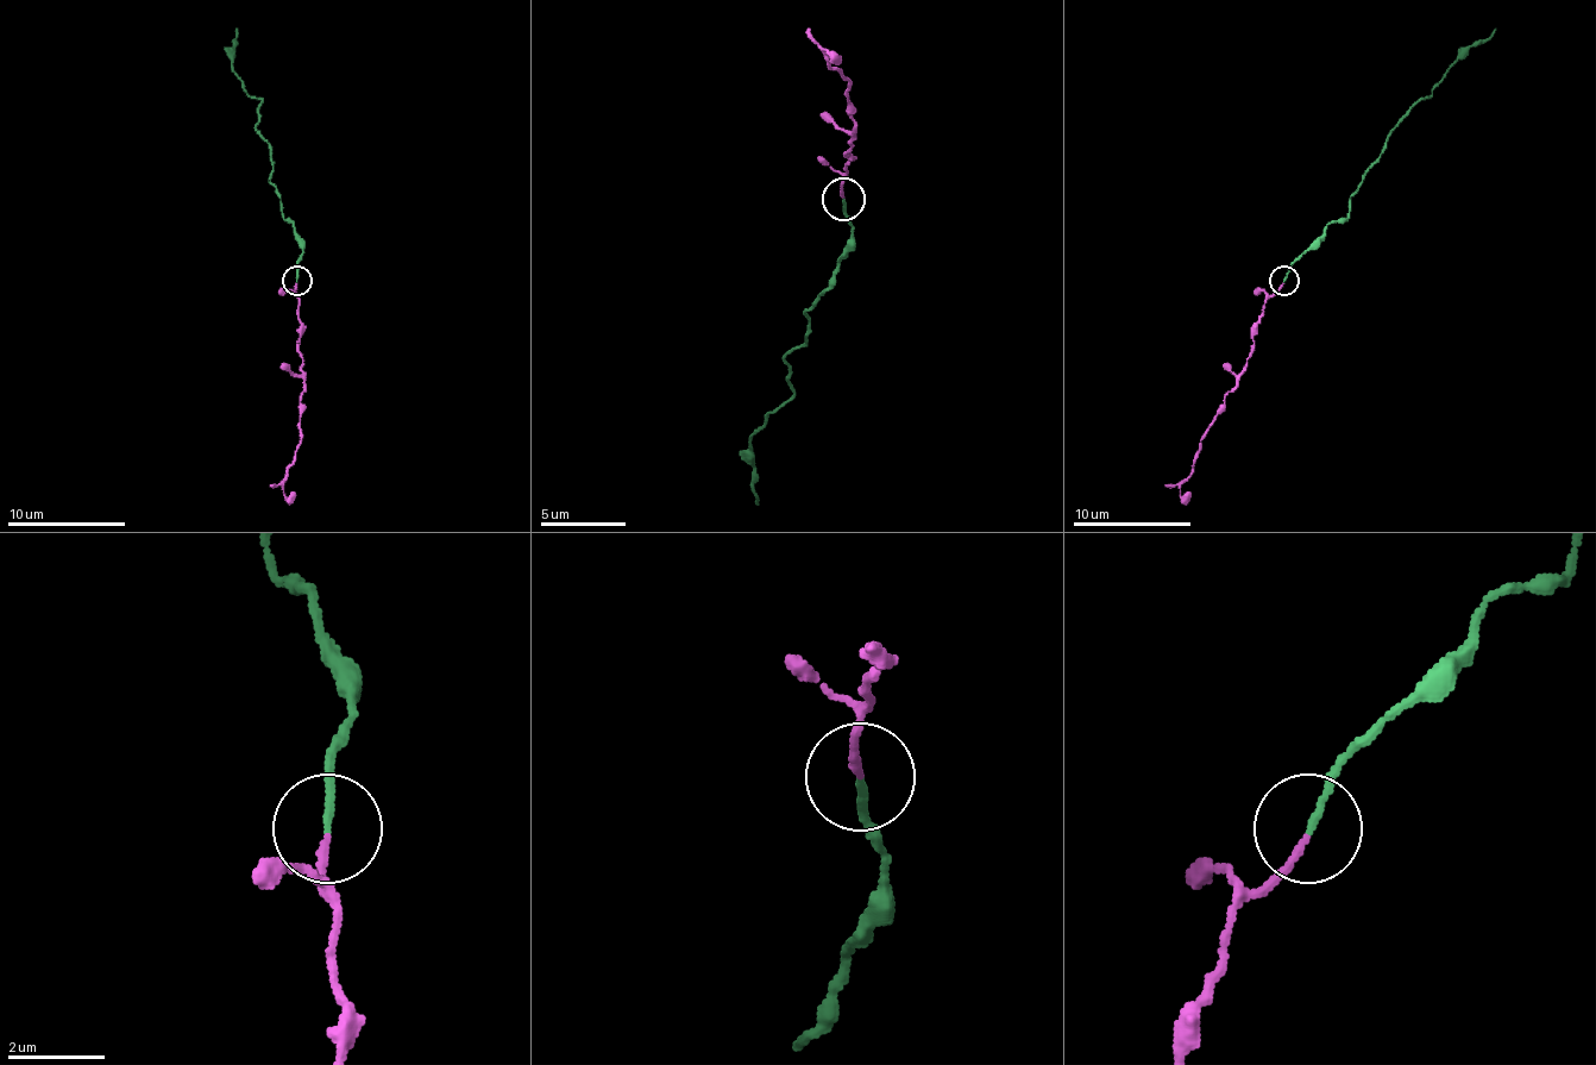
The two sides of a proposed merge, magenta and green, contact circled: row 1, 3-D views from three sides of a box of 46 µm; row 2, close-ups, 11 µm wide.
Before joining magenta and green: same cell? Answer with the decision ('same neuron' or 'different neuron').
same neuron

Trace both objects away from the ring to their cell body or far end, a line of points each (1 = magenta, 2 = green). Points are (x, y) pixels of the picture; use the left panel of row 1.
1: (296, 282), (299, 354), (305, 383), (299, 439), (284, 487), (287, 496), (293, 493)
2: (296, 280), (302, 238), (272, 181), (269, 143), (257, 129), (261, 99), (233, 69), (237, 27)

